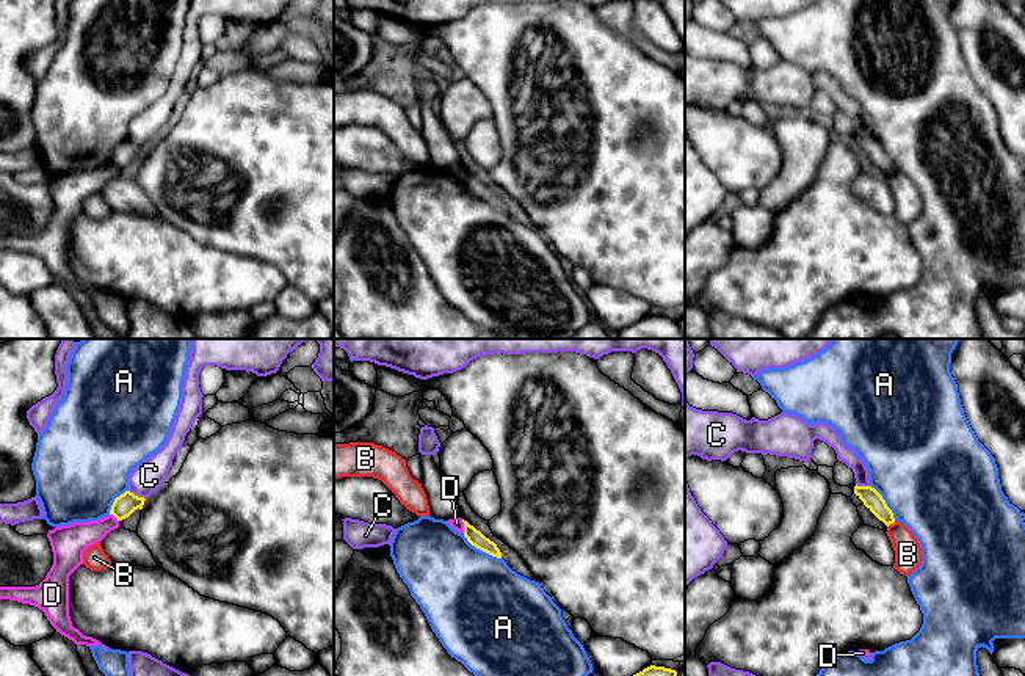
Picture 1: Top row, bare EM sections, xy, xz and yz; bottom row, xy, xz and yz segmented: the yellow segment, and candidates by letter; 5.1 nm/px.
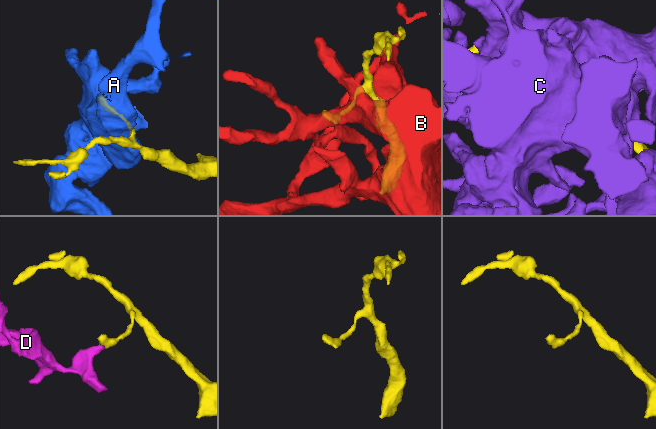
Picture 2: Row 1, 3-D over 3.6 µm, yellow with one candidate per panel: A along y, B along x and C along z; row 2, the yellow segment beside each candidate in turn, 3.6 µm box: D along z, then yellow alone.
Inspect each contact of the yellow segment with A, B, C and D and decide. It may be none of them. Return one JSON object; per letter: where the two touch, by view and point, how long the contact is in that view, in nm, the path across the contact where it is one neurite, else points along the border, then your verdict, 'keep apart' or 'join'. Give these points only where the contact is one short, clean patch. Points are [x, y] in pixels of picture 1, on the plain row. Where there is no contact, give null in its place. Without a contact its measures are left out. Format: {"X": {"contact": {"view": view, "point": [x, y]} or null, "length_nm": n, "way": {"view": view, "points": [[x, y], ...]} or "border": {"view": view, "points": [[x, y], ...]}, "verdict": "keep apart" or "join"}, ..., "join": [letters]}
{"A": {"contact": {"view": "xz", "point": [481, 198]}, "length_nm": 240, "verdict": "keep apart"}, "B": {"contact": {"view": "yz", "point": [890, 171]}, "length_nm": 60, "verdict": "keep apart"}, "C": {"contact": {"view": "xy", "point": [137, 145]}, "length_nm": 100, "verdict": "keep apart"}, "D": {"contact": {"view": "xz", "point": [464, 174]}, "length_nm": 70, "border": {"view": "xz", "points": [[461, 168], [464, 181]]}, "verdict": "keep apart"}, "join": []}

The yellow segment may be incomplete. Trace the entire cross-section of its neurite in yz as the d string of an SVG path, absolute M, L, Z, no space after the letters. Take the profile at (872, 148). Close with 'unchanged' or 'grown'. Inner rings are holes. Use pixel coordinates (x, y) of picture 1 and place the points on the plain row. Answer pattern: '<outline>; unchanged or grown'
M854 135L854 143L864 154L887 176L895 171L892 158L887 155L882 144L871 135Z; unchanged

